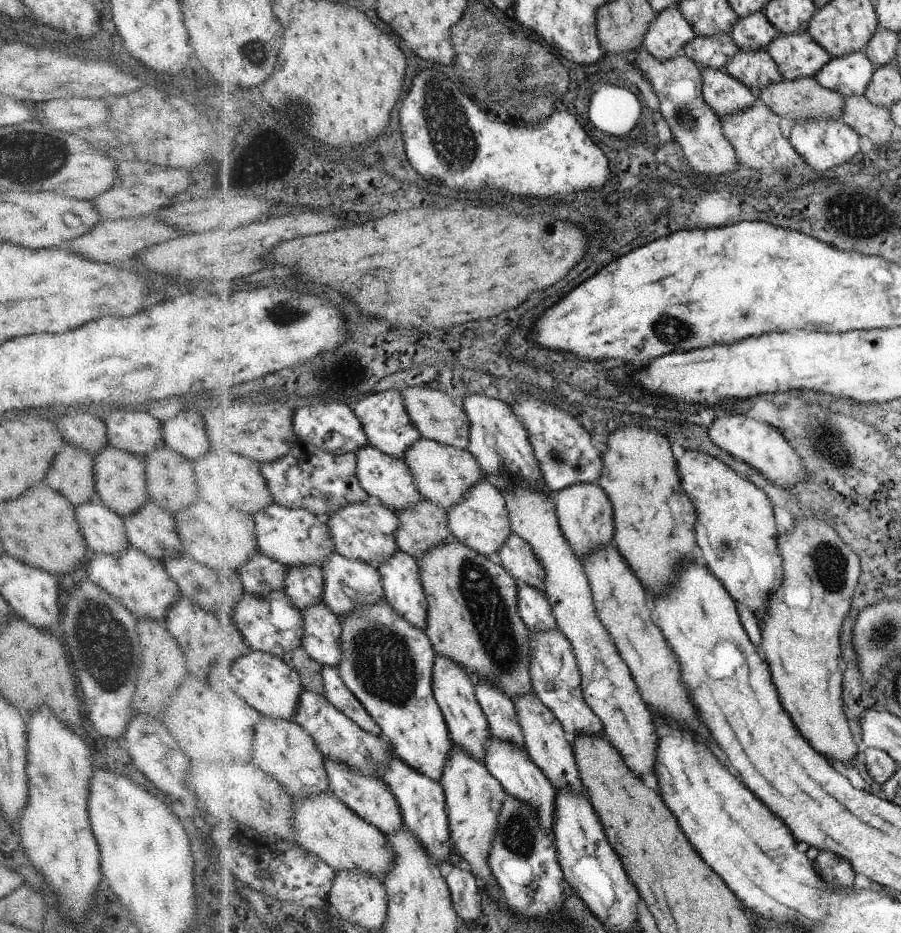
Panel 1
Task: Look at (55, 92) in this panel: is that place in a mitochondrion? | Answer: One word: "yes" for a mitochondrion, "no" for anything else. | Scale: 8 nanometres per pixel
no

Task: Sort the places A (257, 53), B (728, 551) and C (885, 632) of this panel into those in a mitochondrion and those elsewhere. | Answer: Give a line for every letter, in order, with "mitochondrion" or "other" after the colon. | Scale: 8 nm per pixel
A: mitochondrion
B: mitochondrion
C: mitochondrion

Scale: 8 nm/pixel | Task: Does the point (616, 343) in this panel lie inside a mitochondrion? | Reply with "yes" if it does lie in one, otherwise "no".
no

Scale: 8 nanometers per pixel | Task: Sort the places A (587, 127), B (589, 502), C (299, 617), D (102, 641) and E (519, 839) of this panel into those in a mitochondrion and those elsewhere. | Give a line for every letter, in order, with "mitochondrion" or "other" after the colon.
A: other
B: other
C: other
D: mitochondrion
E: mitochondrion

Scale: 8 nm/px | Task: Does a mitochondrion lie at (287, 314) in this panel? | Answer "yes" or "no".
yes

